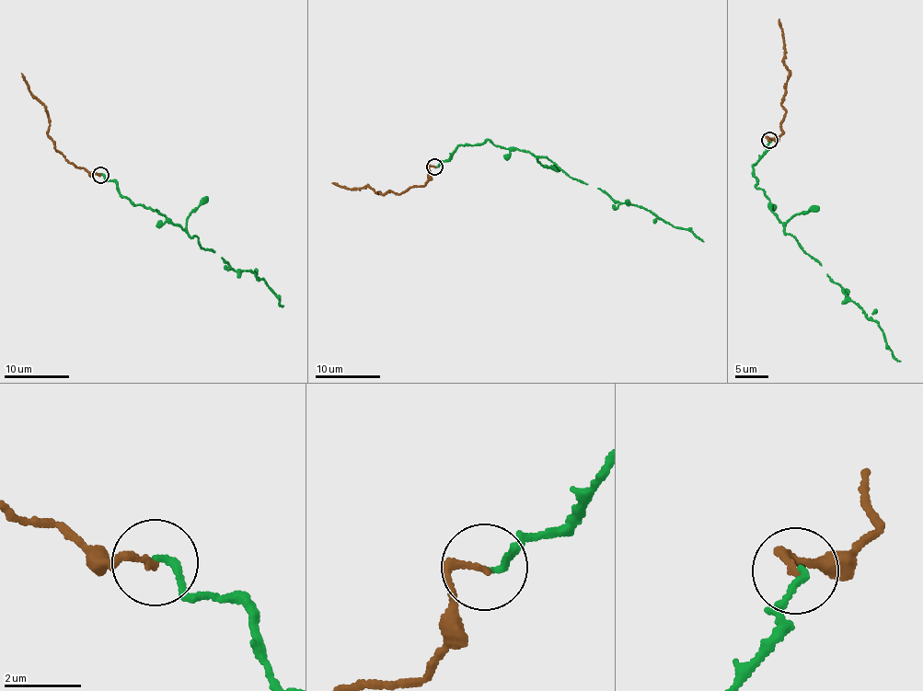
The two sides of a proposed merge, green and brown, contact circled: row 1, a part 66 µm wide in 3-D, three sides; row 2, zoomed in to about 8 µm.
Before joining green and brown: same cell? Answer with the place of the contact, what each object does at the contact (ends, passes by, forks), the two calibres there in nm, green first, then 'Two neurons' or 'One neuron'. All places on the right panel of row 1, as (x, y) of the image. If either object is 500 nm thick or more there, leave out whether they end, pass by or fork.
Place: (769, 140). At the ring green ends. At the ring brown ends. Thickness 170 nm (green) against 180 nm. One neuron

